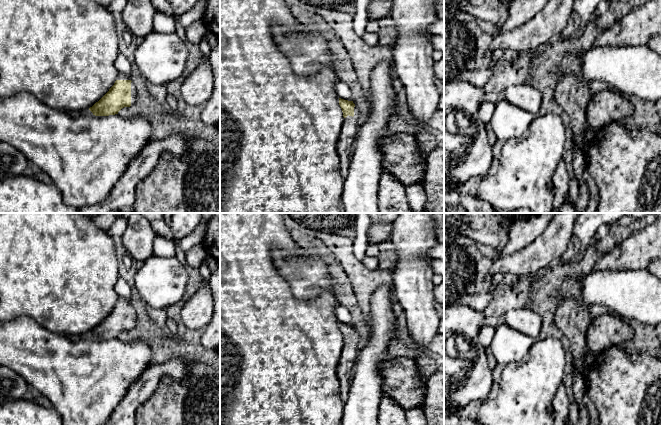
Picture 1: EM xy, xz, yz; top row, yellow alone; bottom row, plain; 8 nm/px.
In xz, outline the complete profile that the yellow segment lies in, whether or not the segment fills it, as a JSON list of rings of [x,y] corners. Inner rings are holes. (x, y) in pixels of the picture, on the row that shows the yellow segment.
[[[339,98],[339,105],[343,112],[344,123],[340,129],[336,150],[340,159],[340,173],[345,177],[350,163],[351,145],[355,140],[359,127],[358,120],[360,114],[353,101]]]

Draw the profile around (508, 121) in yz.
[[[503,98],[494,104],[490,124],[497,139],[506,142],[521,137],[535,117],[536,115],[512,105]]]

